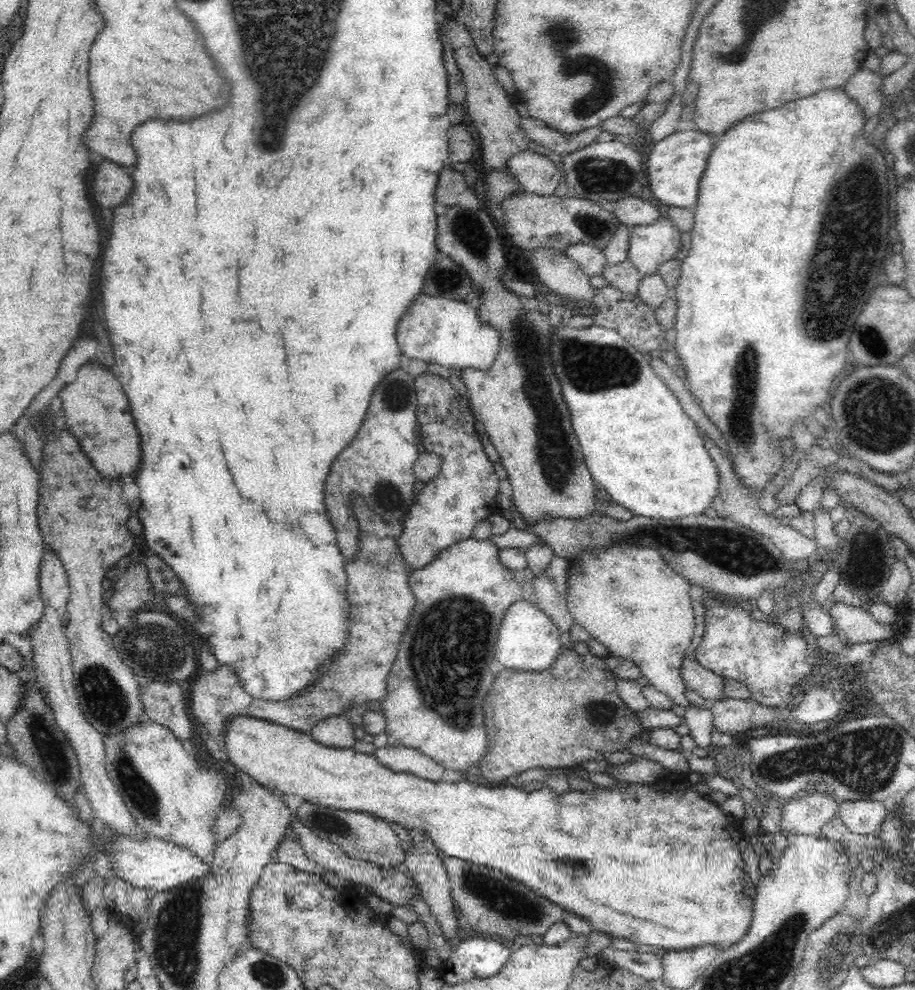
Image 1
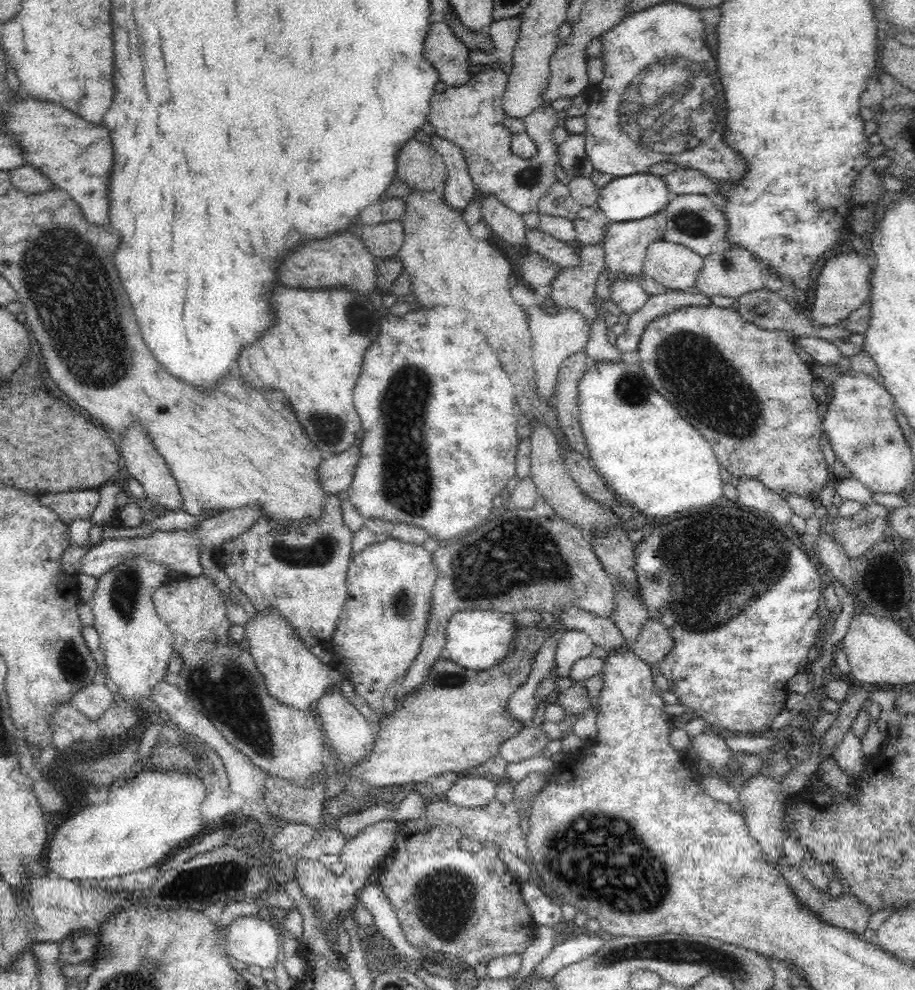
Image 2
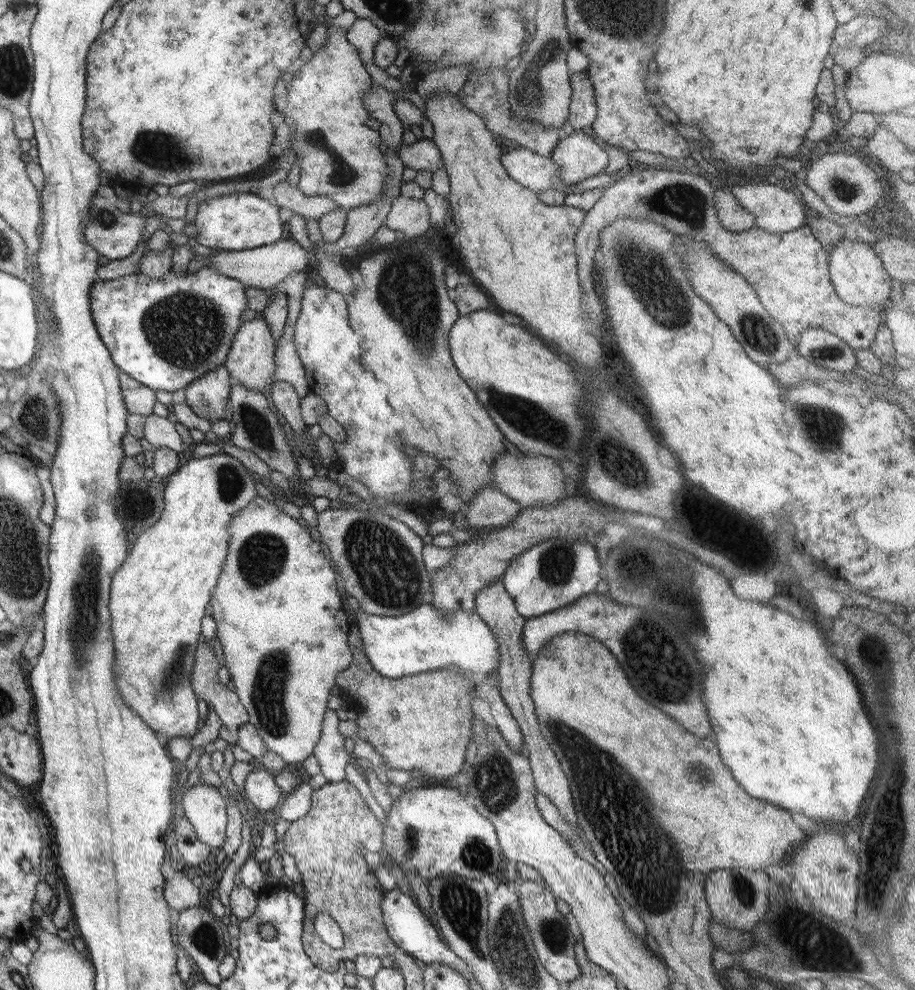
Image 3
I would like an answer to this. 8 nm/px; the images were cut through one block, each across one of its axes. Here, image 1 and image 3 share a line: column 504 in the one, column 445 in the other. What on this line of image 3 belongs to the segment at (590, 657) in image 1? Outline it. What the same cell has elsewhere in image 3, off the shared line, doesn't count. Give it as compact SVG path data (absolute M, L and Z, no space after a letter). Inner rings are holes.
M351 620L348 645L352 654L349 666L335 677L335 685L338 686L343 698L354 711L357 718L357 738L365 740L383 757L388 769L403 771L419 771L424 778L431 778L432 782L441 779L451 780L463 771L463 756L465 746L469 744L469 732L472 732L471 720L471 696L470 690L476 687L471 681L467 681L458 673L449 669L427 671L411 676L402 676L397 679L387 679L373 670L365 656L359 630Z

